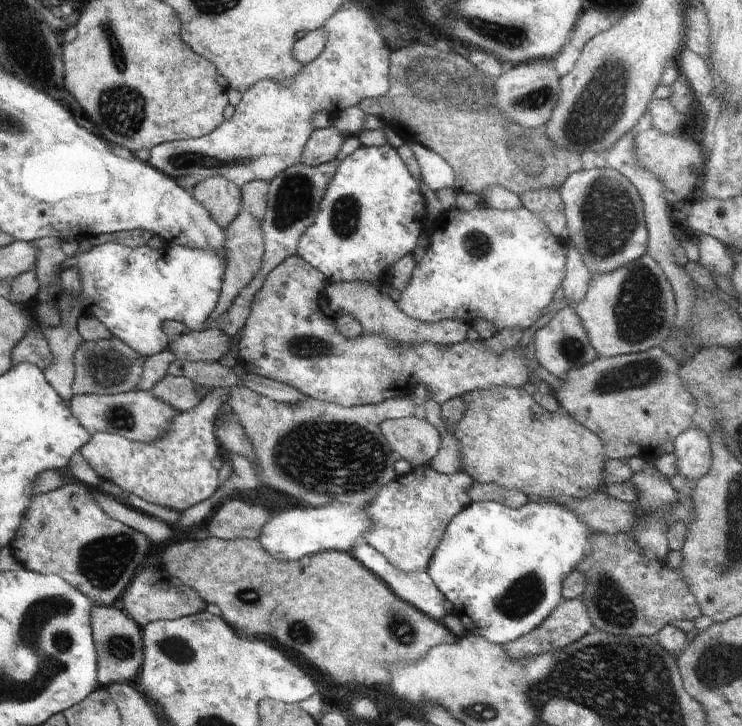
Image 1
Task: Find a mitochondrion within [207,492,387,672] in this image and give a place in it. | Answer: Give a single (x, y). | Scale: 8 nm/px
(299, 633)

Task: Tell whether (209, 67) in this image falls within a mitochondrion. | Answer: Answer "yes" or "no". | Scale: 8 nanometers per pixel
no

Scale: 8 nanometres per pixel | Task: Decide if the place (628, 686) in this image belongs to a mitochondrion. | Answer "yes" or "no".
yes

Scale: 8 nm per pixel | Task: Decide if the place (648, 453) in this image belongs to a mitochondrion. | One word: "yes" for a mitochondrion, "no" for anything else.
no

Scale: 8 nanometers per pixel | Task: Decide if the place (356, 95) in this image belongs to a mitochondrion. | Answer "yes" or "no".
no

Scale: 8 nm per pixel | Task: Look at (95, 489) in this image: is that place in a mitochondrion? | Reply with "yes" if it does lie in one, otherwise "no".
no

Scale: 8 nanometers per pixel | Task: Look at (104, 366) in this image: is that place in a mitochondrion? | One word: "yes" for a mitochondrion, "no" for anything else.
yes

